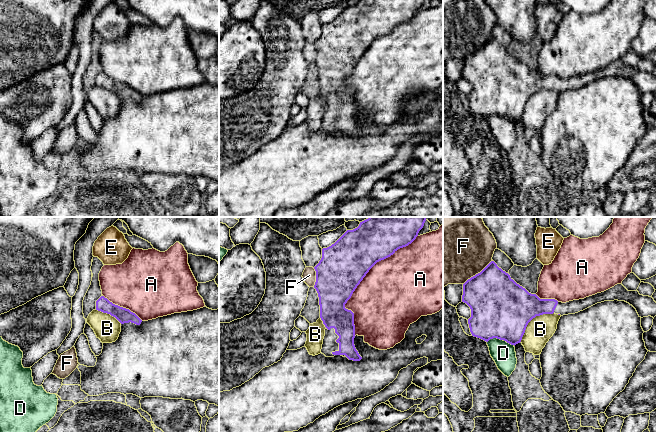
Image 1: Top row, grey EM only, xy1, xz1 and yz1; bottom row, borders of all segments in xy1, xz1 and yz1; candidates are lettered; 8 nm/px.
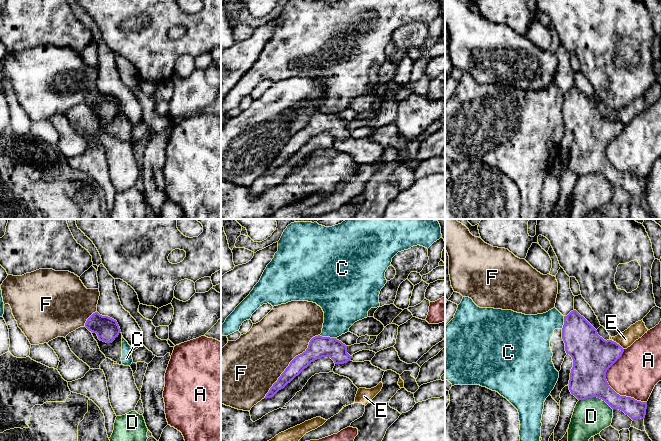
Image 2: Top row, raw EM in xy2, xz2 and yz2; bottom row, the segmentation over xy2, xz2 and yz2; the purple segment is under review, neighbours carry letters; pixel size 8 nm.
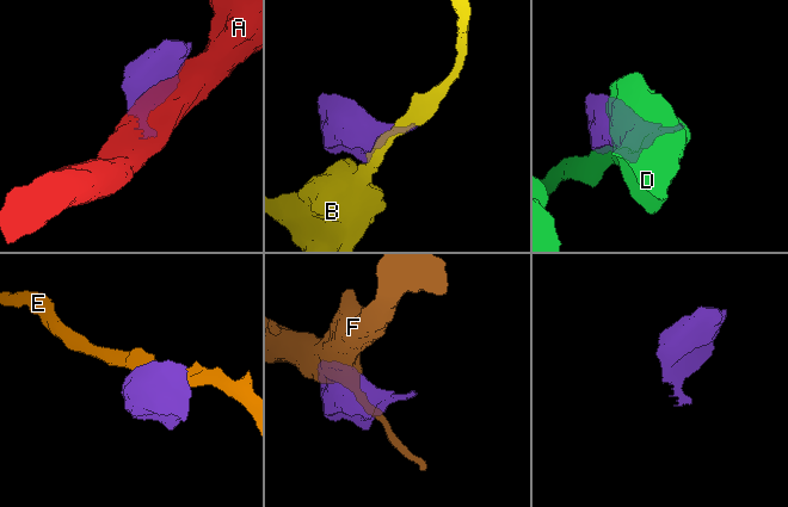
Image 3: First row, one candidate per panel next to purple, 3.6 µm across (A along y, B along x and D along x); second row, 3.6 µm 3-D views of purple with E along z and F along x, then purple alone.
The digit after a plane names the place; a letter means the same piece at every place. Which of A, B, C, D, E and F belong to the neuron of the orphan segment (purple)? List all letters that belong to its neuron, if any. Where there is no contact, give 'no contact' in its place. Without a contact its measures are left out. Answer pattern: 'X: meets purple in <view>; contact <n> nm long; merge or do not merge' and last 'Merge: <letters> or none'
A: meets purple in xz1; contact 950 nm long; do not merge
B: meets purple in yz1; contact 360 nm long; do not merge
C: meets purple in xz2; contact 140 nm long; do not merge
D: meets purple in yz2; contact 280 nm long; do not merge
E: meets purple in yz2; contact 120 nm long; do not merge
F: meets purple in xz2; contact 700 nm long; do not merge
Merge: none

